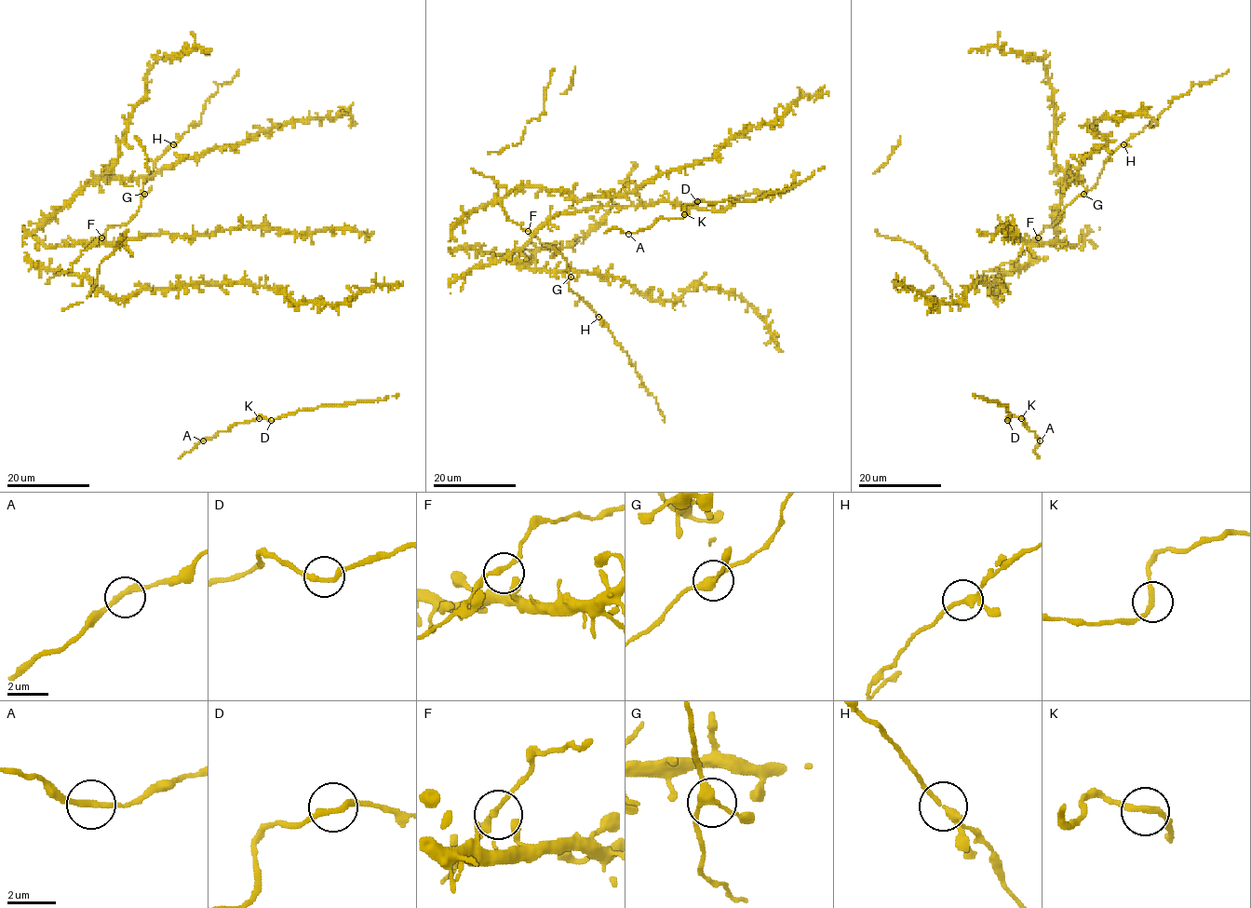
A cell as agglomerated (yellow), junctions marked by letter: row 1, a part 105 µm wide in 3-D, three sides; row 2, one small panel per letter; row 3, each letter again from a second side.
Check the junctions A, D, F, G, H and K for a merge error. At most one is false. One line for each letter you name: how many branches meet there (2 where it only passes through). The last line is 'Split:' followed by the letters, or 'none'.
Split: none

